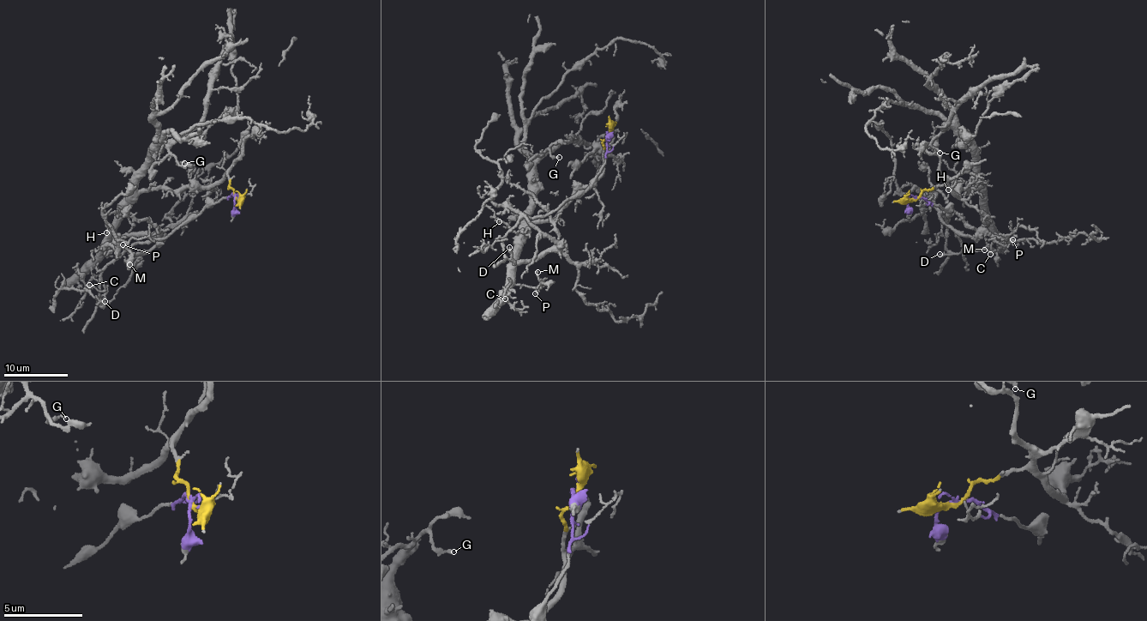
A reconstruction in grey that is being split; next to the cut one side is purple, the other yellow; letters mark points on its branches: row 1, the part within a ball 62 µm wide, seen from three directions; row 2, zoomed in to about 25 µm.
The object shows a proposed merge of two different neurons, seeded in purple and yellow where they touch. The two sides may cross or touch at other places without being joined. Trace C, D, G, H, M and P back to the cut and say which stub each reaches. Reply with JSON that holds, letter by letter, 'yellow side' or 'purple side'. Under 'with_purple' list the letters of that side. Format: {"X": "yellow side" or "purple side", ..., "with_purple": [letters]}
{"C": "yellow side", "D": "purple side", "G": "yellow side", "H": "yellow side", "M": "yellow side", "P": "yellow side", "with_purple": ["D"]}

